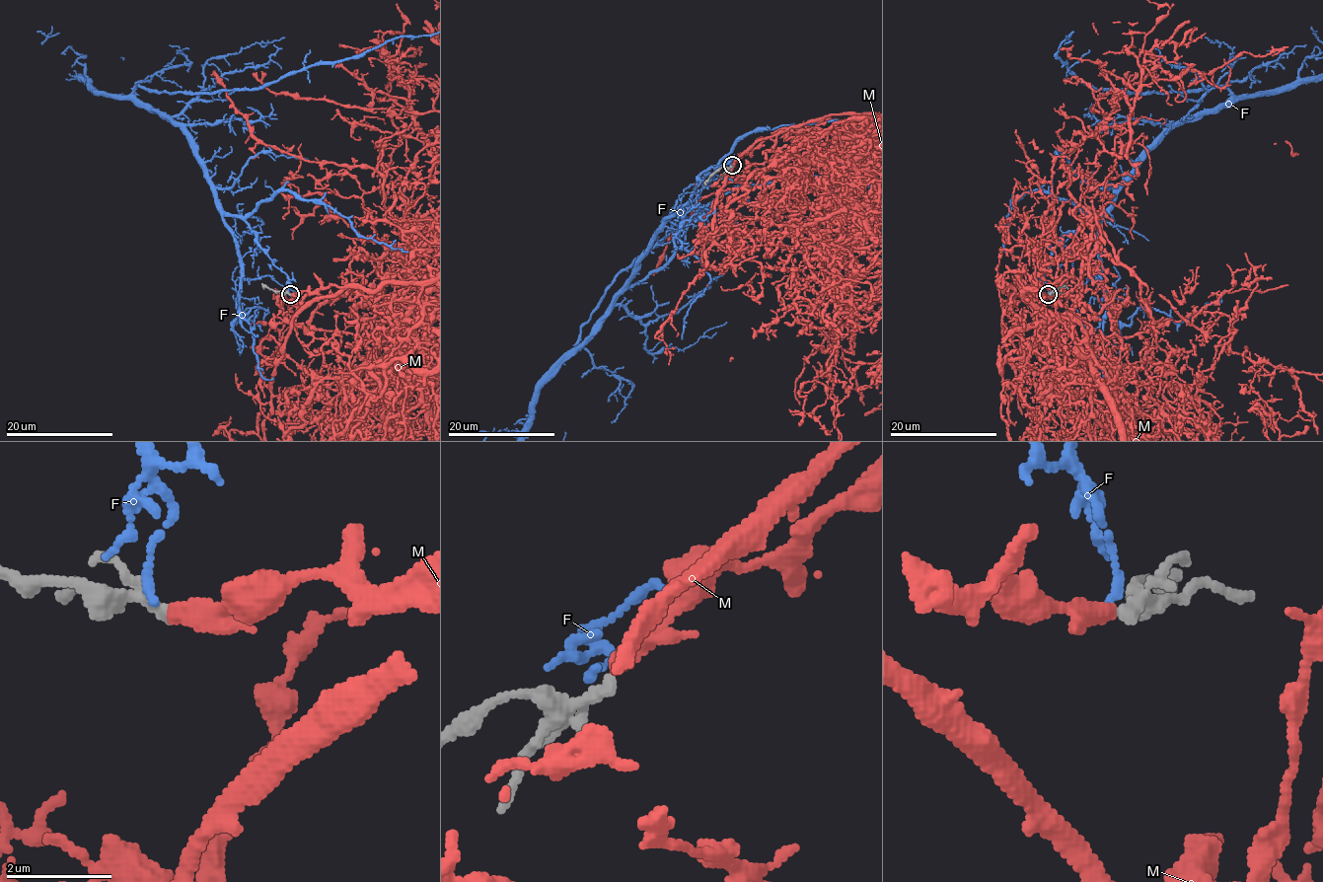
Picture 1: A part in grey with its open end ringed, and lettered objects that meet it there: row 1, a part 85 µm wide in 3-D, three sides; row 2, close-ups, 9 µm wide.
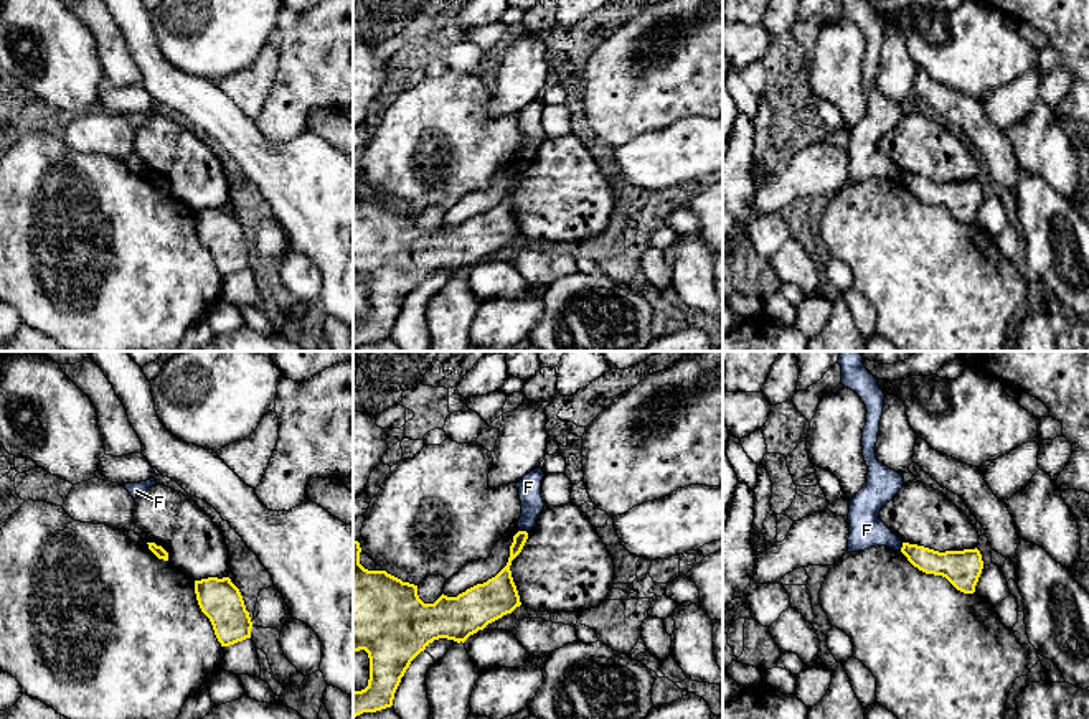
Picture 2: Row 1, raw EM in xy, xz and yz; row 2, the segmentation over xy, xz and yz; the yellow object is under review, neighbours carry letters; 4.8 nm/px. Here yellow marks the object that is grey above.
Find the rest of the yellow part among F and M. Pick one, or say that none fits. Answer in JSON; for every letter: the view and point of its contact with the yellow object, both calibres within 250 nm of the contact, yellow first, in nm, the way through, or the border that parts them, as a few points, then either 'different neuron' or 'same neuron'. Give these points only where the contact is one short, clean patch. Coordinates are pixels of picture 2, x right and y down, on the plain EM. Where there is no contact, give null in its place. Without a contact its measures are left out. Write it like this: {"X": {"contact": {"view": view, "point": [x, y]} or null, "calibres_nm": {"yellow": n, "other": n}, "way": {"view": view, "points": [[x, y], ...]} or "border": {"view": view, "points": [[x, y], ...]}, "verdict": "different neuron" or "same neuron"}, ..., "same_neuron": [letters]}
{"F": {"contact": {"view": "xz", "point": [523, 162]}, "calibres_nm": {"yellow": 80, "other": 110}, "border": {"view": "xz", "points": [[520, 160], [527, 164]]}, "verdict": "different neuron"}, "M": {"contact": null, "verdict": "same neuron"}, "same_neuron": ["M"]}

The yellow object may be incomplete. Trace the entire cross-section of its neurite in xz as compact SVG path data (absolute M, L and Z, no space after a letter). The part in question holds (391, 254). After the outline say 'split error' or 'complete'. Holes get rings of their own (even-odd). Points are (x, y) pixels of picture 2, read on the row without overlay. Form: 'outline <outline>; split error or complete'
outline M518 162L513 167L508 193L495 208L457 228L442 224L434 234L424 234L419 229L417 216L403 213L386 201L365 200L360 195L360 173L353 170L353 282L365 280L370 289L368 317L353 322L353 348L391 338L394 323L411 292L434 270L447 269L464 274L470 266L521 236L510 196L521 183L526 170L526 162Z; complete

